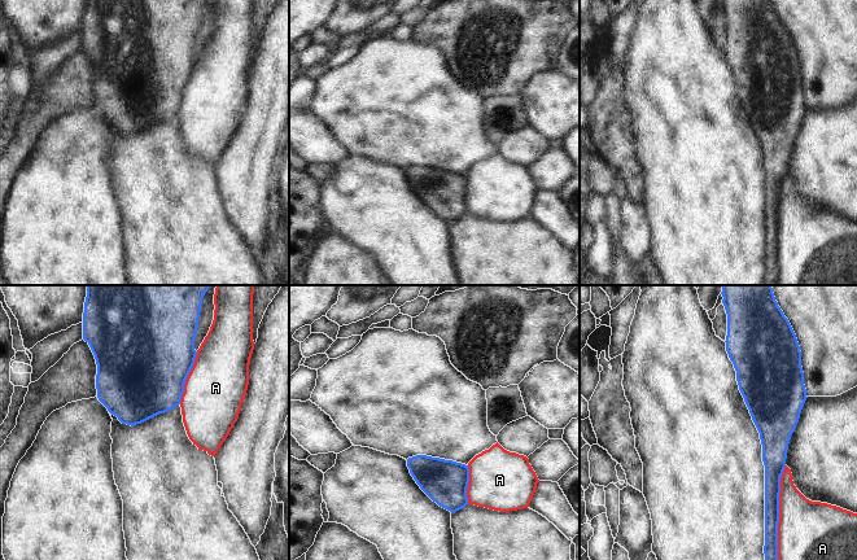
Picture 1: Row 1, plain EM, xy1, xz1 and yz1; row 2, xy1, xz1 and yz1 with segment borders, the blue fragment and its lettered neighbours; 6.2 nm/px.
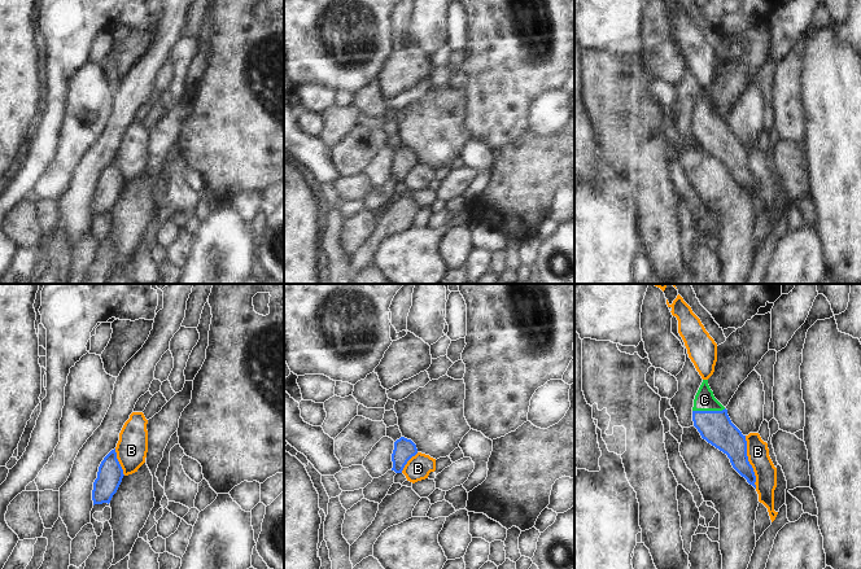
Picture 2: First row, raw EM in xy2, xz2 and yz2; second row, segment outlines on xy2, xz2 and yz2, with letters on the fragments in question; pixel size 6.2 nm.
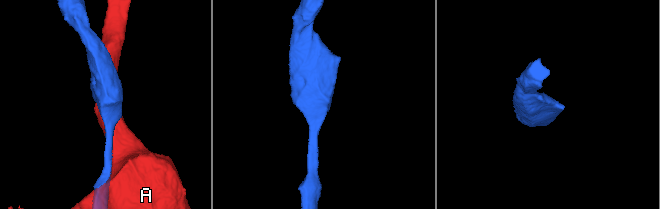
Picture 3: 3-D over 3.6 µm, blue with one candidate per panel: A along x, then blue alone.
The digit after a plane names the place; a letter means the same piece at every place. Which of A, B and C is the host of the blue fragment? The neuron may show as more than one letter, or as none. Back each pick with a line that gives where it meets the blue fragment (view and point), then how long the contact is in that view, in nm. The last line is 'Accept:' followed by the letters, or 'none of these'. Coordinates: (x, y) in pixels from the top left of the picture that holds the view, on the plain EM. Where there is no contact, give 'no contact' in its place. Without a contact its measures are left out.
C: meets blue in yz2 at (708, 121); contact 200 nm long
Accept: C

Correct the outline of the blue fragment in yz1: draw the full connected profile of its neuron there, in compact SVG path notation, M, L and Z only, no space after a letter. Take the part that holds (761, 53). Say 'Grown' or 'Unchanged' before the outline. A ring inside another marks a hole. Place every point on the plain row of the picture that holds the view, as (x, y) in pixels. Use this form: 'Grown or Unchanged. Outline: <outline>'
Unchanged. Outline: M722 0L727 23L726 61L736 80L736 91L752 130L760 143L765 175L765 274L762 285L778 285L778 232L781 187L786 178L787 159L806 110L801 61L796 44L775 10L773 0Z

